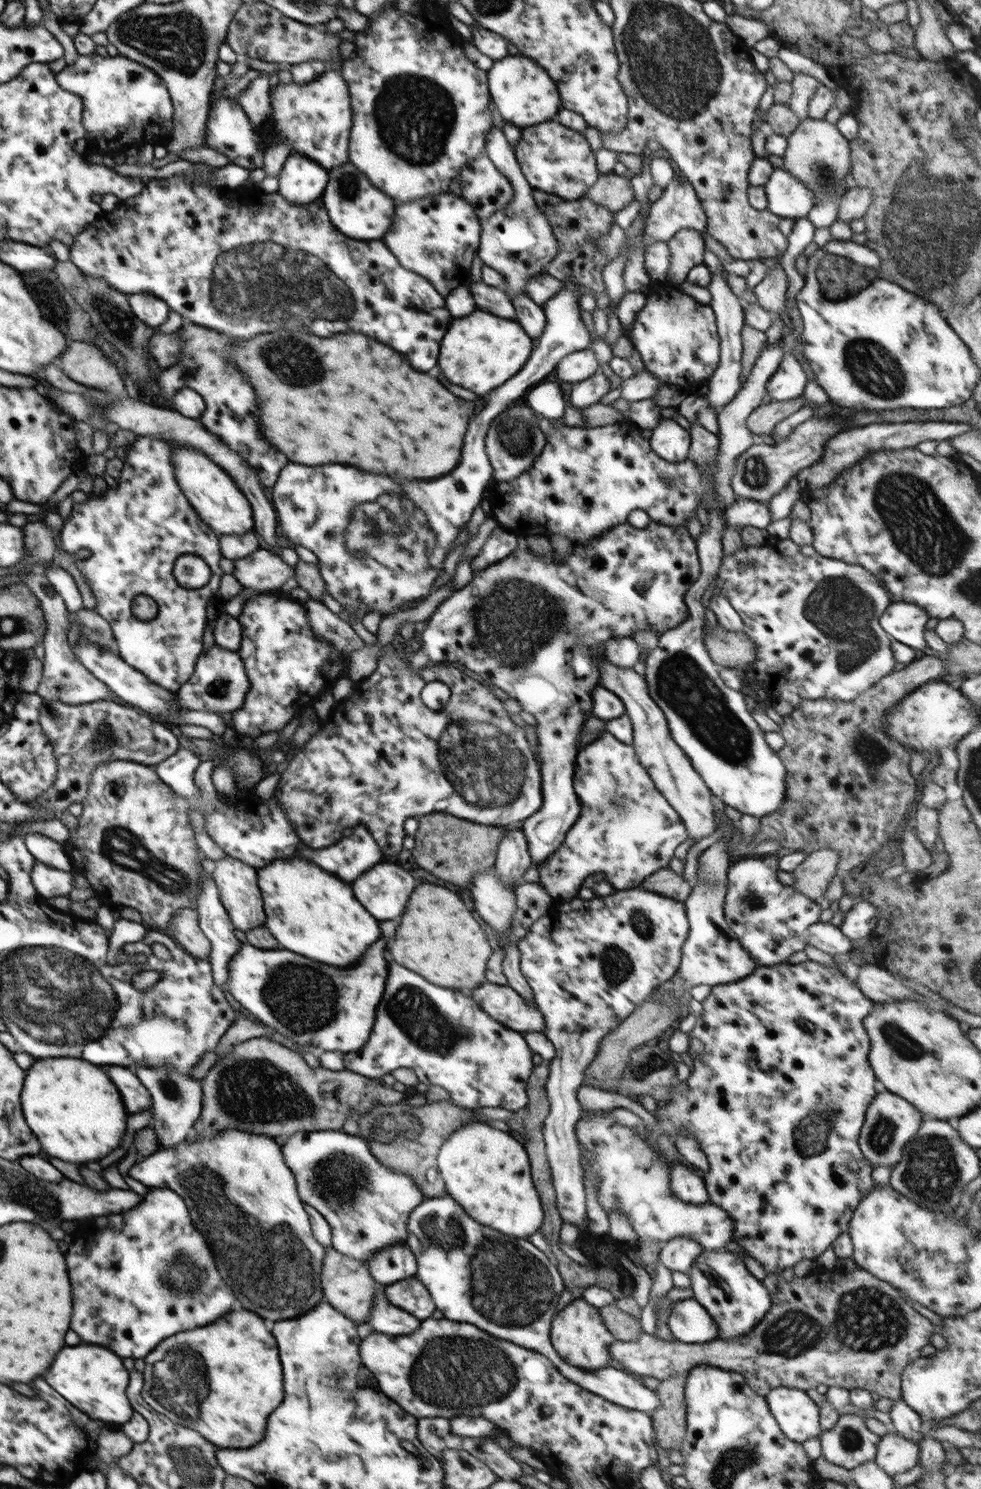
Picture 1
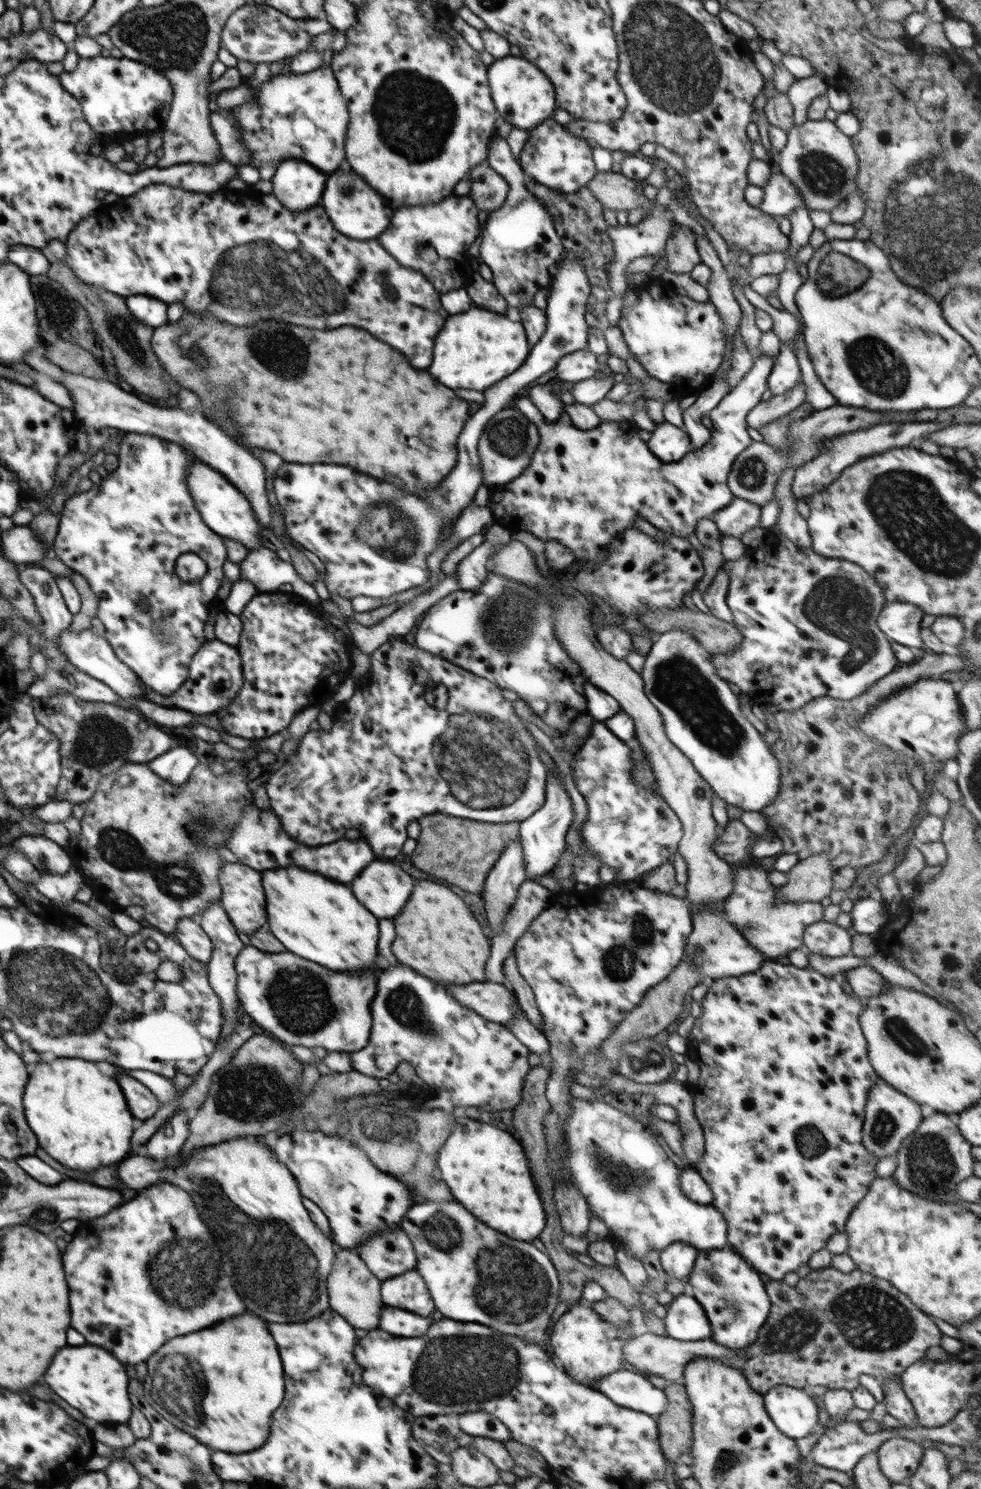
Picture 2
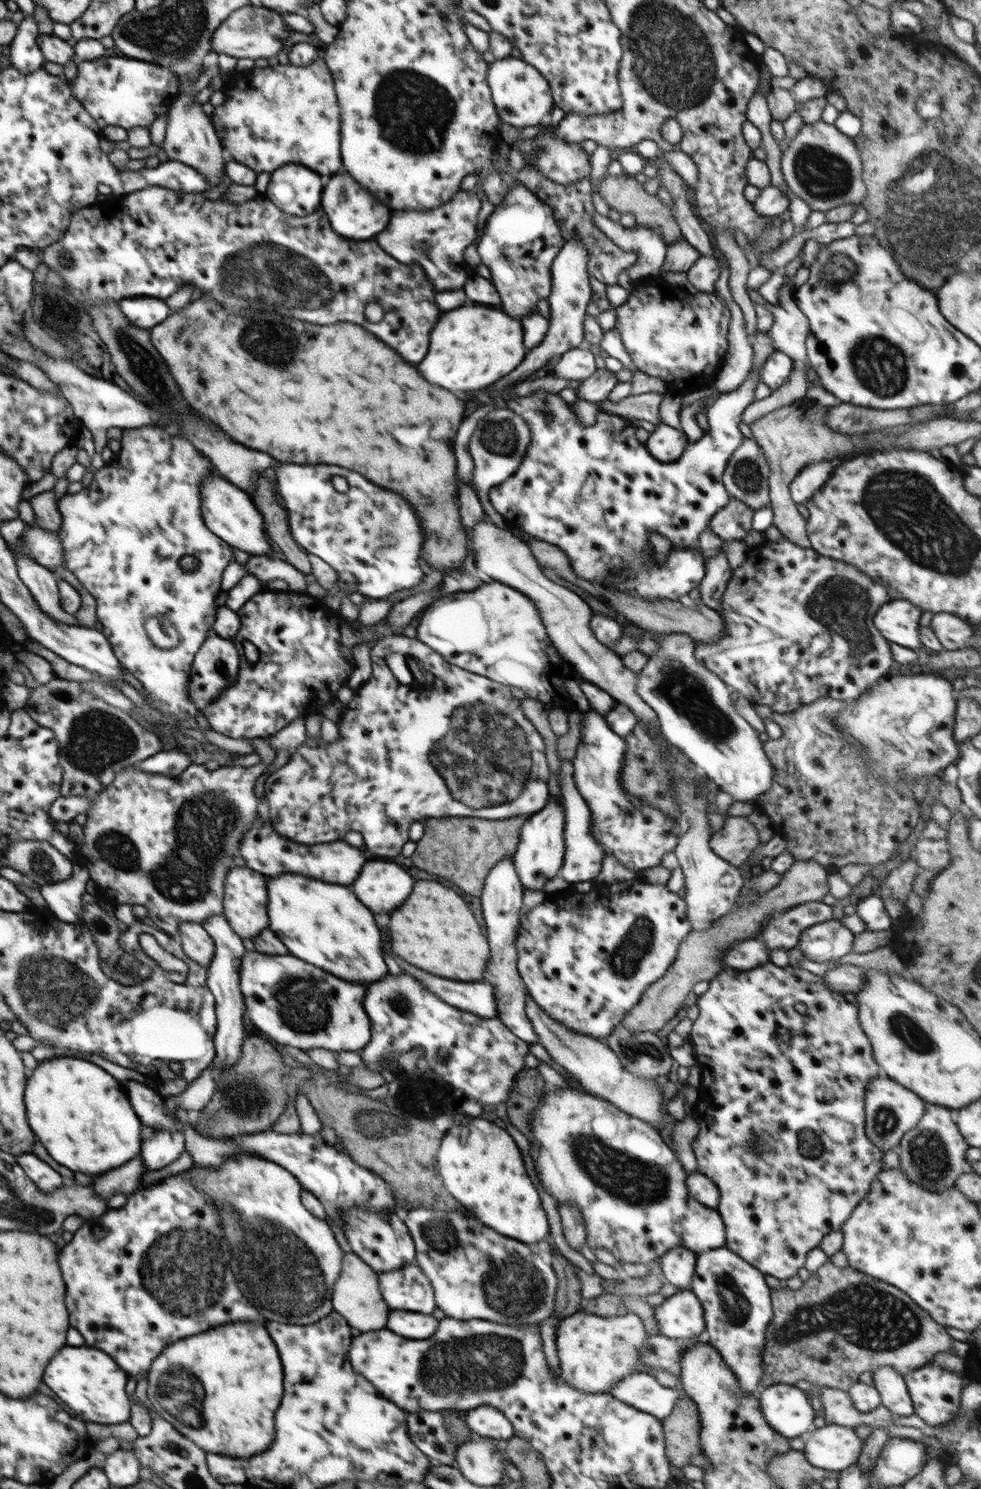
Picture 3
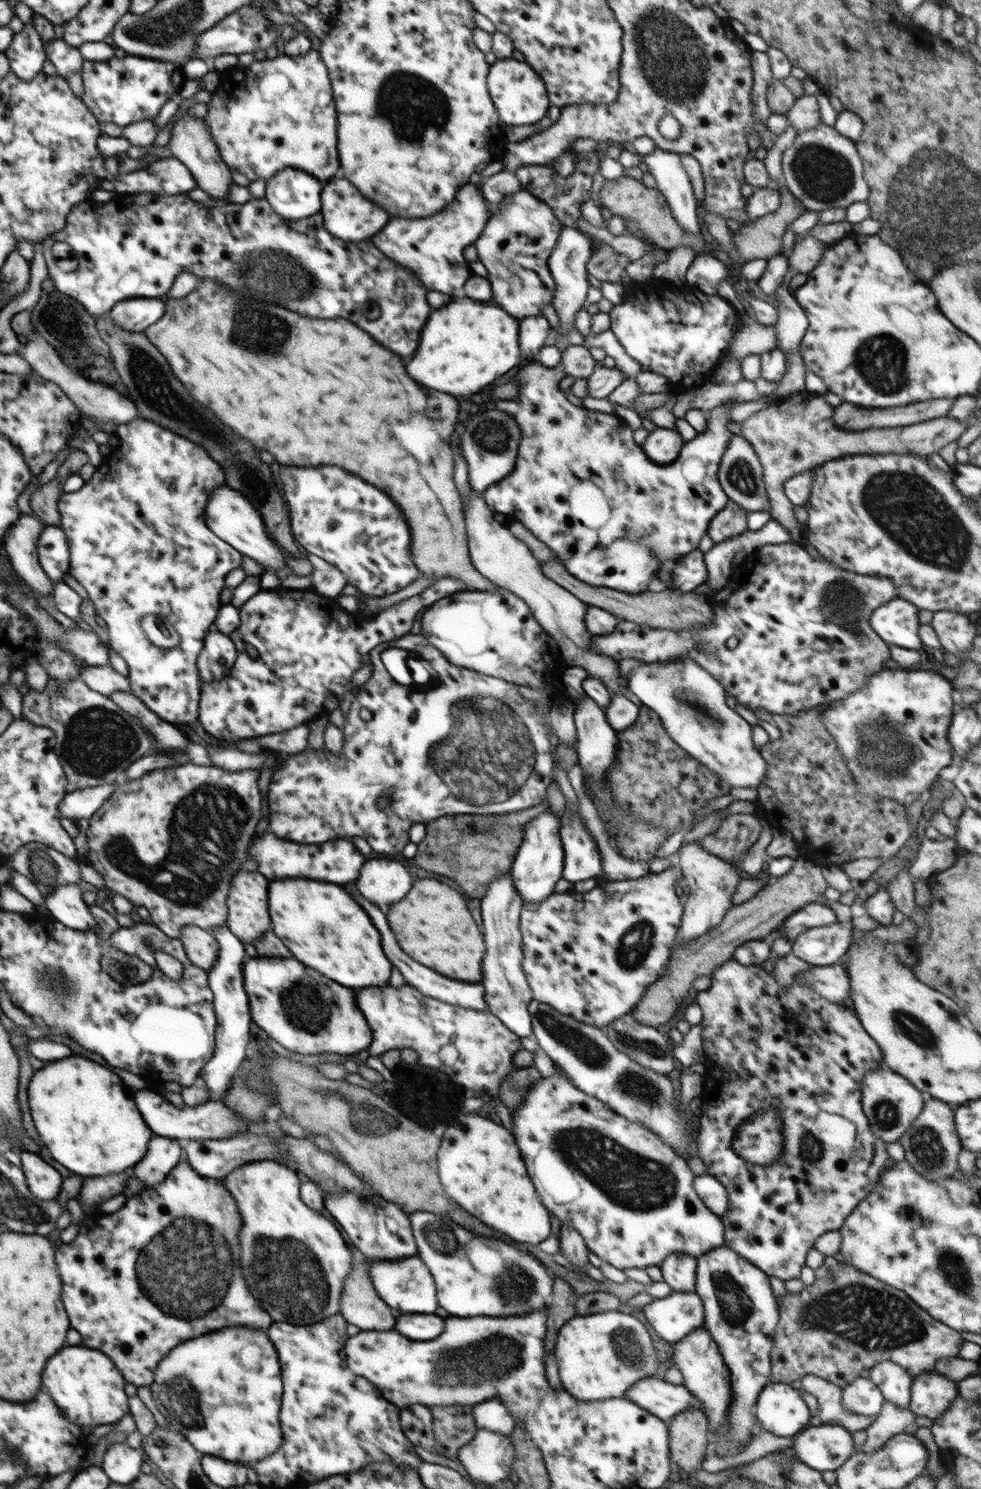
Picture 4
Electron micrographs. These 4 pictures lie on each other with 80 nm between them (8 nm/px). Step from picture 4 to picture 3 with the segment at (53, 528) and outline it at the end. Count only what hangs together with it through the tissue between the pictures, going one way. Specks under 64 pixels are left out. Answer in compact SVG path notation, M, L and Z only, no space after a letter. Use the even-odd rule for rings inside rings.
M37 526L28 528L28 532L24 532L19 550L29 554L36 563L48 568L58 582L62 580L57 573L57 568L66 566L66 561L64 561L62 541L58 533Z

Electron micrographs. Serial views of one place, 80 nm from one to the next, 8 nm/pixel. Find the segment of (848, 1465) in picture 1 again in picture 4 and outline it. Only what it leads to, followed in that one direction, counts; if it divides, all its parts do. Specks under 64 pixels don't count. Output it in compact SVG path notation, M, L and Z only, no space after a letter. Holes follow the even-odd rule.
M809 1425L797 1432L792 1447L799 1460L820 1473L836 1471L855 1453L853 1433L840 1425Z

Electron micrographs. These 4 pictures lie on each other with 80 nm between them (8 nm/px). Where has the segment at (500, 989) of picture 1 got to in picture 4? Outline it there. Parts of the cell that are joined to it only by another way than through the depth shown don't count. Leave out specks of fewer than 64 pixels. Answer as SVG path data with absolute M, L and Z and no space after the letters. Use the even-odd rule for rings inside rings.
M352 886L352 888L348 888L348 892L352 894L352 898L360 904L366 912L368 912L368 916L372 918L372 922L374 922L374 926L378 928L378 932L380 932L380 936L382 936L382 948L384 948L384 954L389 958L389 961L402 972L402 976L404 976L404 980L406 982L410 982L412 986L416 986L424 996L432 996L432 998L436 1000L442 1000L444 1003L460 1006L466 1009L478 1010L478 1011L486 1011L486 1002L484 1002L484 986L481 983L469 983L469 982L458 982L458 980L450 980L450 978L446 978L446 976L442 976L442 974L438 974L438 972L434 972L434 970L430 970L430 968L426 968L426 966L422 966L422 964L418 964L418 962L414 962L410 956L406 956L400 948L398 948L398 942L396 942L396 938L394 938L394 934L390 932L390 928L388 928L388 924L386 924L386 916L380 912L380 908L376 908L372 902L370 902L367 898L364 898L361 894L358 894L358 890Z

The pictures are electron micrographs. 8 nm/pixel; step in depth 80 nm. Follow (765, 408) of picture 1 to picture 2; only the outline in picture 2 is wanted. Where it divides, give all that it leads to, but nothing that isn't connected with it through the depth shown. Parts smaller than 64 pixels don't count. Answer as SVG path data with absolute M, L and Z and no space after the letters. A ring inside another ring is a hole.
M801 380L792 390L784 394L776 394L766 402L760 401L748 412L747 426L758 429L785 414L789 414L804 402L805 386Z

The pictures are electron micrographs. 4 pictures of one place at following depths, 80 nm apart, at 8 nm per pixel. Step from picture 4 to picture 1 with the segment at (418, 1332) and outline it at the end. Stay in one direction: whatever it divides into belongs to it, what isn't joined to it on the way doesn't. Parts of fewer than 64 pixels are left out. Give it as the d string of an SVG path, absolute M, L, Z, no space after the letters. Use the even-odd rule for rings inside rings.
M380 1286L373 1294L373 1305L368 1324L376 1332L392 1334L392 1336L414 1332L422 1320L418 1320L413 1314L405 1310L400 1310L397 1306L392 1306L392 1303L388 1302L387 1296L384 1296L384 1292L384 1286Z

